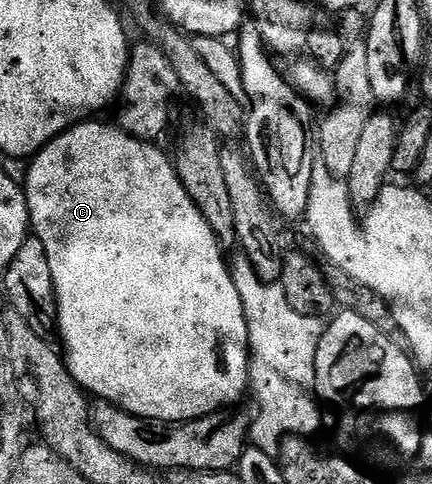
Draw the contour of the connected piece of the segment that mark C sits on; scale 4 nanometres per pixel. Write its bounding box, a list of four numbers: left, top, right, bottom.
[22,122,249,424]

